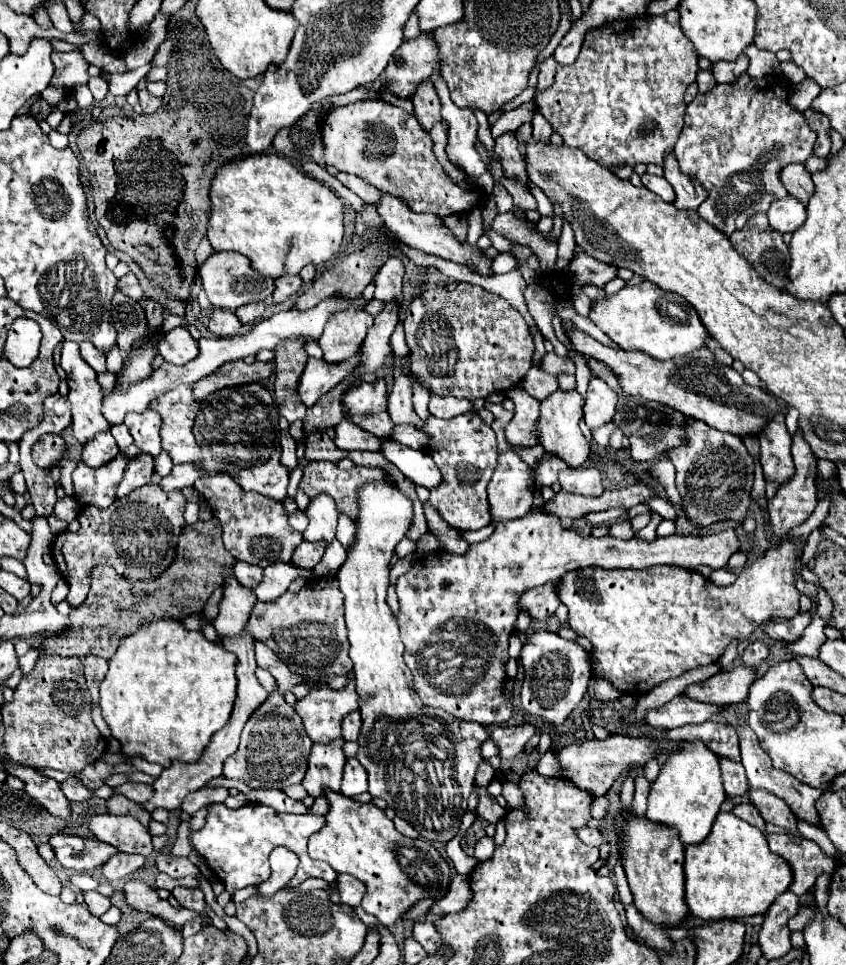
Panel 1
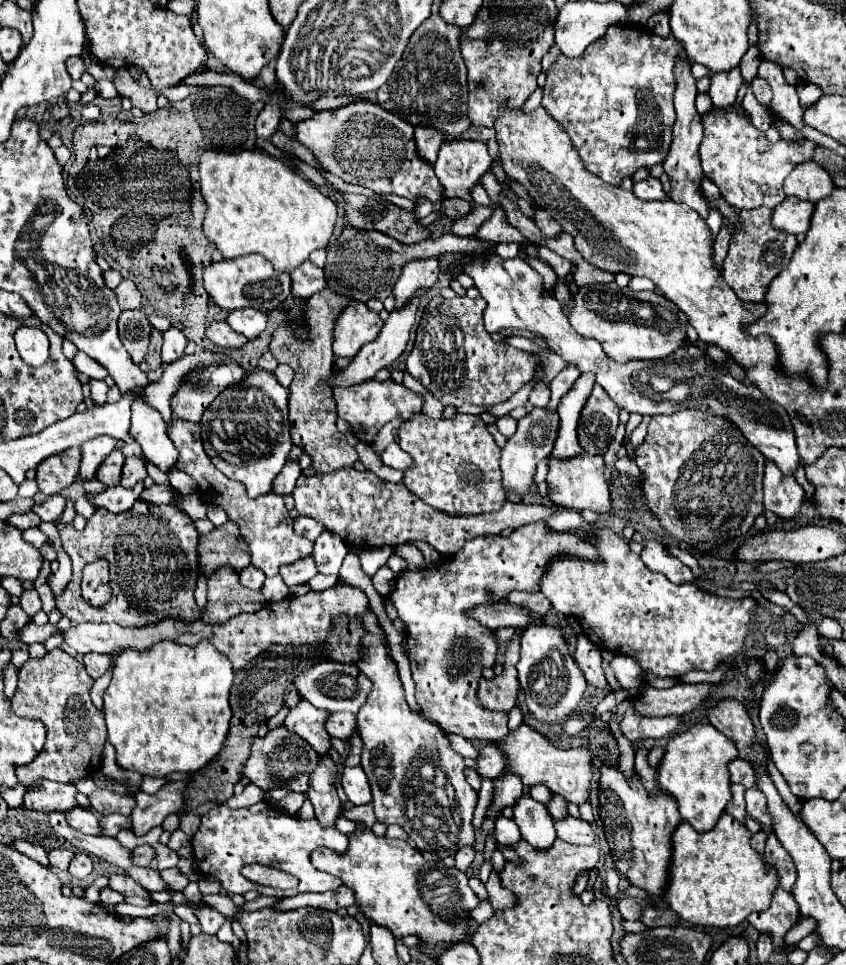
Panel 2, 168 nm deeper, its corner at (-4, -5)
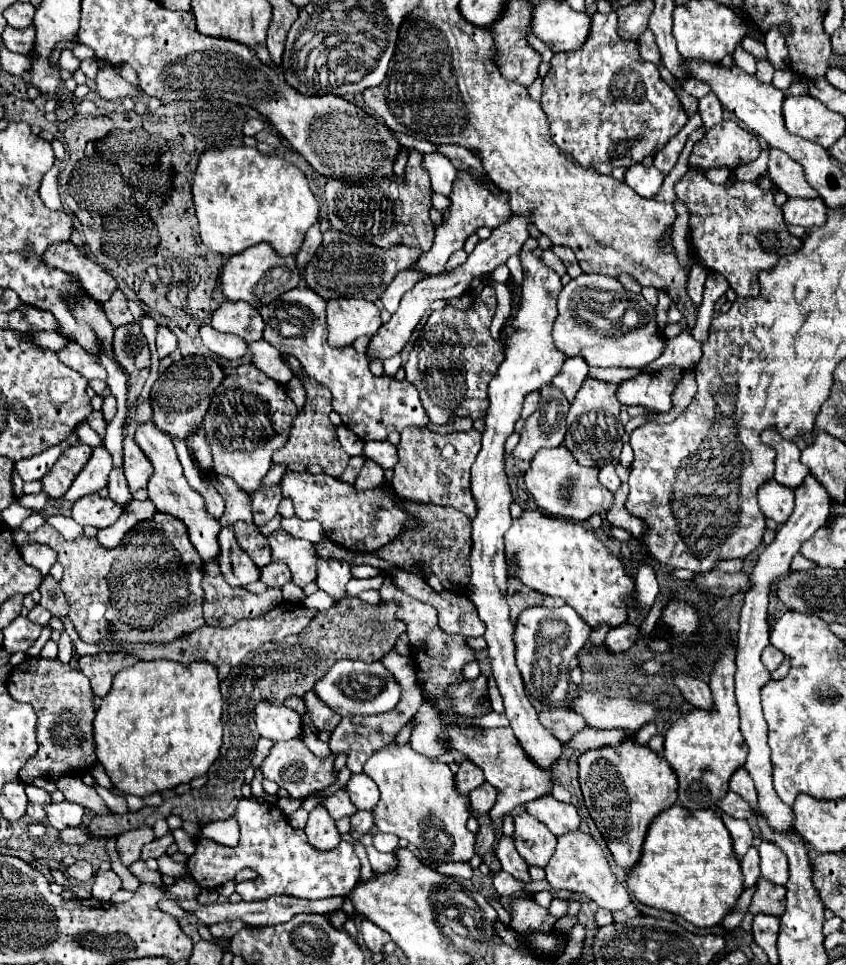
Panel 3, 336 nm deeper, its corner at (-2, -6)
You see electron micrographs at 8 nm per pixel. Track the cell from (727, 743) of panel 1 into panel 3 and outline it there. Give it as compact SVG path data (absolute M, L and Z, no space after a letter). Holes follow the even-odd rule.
M739 767L731 781L729 781L729 789L739 793L743 799L749 799L749 803L753 803L753 807L757 807L757 791L753 791L753 779L749 779L749 773Z

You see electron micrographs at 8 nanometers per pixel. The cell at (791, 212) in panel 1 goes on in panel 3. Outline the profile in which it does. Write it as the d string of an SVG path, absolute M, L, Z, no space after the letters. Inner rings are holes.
M787 199L781 209L787 225L801 225L805 229L823 225L827 219L827 209L821 199Z

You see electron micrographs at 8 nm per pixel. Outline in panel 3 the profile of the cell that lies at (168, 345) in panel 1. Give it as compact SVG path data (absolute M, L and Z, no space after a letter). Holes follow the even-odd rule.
M159 325L159 331L157 331L157 351L159 351L159 357L163 359L163 357L171 355L175 349L177 349L175 333L169 327Z

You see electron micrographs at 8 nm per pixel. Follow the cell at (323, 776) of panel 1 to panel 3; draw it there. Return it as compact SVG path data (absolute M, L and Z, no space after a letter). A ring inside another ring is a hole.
M319 803L309 813L305 833L307 833L309 843L313 843L313 847L317 847L321 851L329 851L331 847L337 847L337 843L341 841L341 835L335 827L335 819L329 815L329 811L323 803Z

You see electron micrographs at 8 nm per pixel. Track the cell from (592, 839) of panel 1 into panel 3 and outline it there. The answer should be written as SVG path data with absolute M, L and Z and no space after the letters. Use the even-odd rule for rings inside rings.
M553 797L535 799L535 801L527 803L525 807L531 815L535 815L535 819L545 823L549 827L549 831L557 837L571 833L571 831L577 831L581 825L577 809L569 803L561 803Z

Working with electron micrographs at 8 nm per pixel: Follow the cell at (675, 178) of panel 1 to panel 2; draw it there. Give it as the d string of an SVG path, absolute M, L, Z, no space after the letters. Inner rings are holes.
M687 60L675 62L675 98L673 98L673 102L675 102L675 110L677 110L677 120L673 124L673 144L667 152L667 158L663 160L663 166L665 166L665 174L671 180L673 200L687 204L691 210L695 210L705 220L709 216L709 208L707 208L707 202L699 194L703 170L699 166L699 154L697 154L699 142L703 138L703 124L695 110L695 96L697 96L697 88L695 88L695 78L691 76L691 64Z

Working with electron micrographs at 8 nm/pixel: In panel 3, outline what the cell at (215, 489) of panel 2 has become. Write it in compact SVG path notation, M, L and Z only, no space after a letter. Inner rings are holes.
M277 529L267 539L271 545L273 561L283 561L289 565L295 585L305 587L307 583L315 581L317 553L315 553L315 545L311 541L295 539L285 529Z

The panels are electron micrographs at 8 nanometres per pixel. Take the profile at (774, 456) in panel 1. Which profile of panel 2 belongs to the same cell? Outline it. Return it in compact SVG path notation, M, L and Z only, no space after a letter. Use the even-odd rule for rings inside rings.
M767 462L765 466L763 496L765 496L765 510L773 512L781 520L795 518L801 510L801 504L805 502L805 492L795 482L795 478L783 476L773 462Z

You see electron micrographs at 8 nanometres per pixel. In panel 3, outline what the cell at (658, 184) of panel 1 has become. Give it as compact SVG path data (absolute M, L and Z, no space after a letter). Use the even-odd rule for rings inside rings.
M641 163L637 167L631 167L627 169L627 175L625 175L625 183L635 191L639 193L641 197L645 199L653 199L657 195L657 191L661 189L663 185L663 173L657 171L653 165L651 167L643 167Z

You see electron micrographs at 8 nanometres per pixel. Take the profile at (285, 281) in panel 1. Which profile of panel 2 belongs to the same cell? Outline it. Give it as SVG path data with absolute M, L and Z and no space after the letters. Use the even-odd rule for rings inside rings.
M305 260L291 272L291 290L297 298L309 298L311 294L317 294L325 288L325 276L323 270L317 268L313 262Z

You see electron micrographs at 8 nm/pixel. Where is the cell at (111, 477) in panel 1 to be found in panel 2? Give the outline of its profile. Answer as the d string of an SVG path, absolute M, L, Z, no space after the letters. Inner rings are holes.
M131 456L125 460L125 466L123 466L123 480L121 480L121 486L125 488L131 488L135 486L135 482L143 482L147 478L147 468L145 468L145 462L137 456Z

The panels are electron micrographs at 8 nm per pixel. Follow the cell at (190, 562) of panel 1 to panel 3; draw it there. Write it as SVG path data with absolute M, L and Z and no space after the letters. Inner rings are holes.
M237 521L233 523L235 529L235 539L239 543L239 547L253 559L253 563L257 567L269 565L271 563L271 555L269 555L269 543L265 535L259 535L257 529L245 521Z

